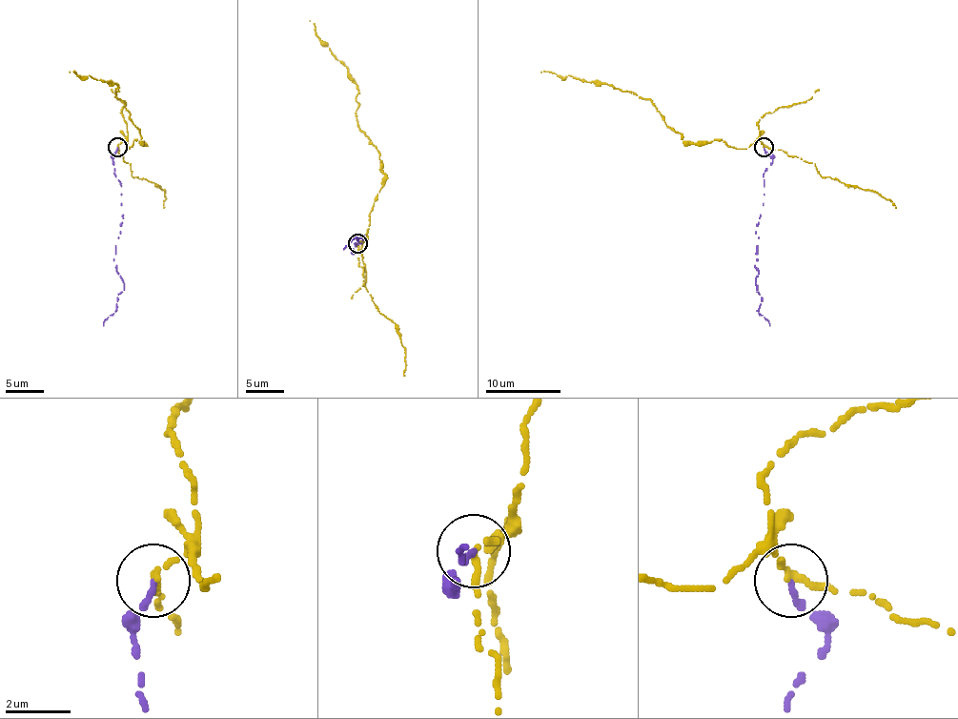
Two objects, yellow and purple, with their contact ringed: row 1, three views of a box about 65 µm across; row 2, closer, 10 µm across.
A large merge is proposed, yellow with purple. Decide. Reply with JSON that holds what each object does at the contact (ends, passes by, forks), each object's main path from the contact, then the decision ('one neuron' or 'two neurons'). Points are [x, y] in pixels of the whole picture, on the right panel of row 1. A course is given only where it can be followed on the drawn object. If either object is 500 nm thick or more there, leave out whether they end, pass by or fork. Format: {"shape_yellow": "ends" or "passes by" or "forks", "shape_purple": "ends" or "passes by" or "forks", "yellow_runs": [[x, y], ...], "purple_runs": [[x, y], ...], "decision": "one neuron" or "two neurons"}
{"shape_yellow": "ends", "shape_purple": "ends", "yellow_runs": [[764, 145], [758, 139], [746, 149], [735, 149], [722, 139], [686, 143], [648, 98], [613, 85], [541, 71]], "purple_runs": [[764, 147], [773, 162], [764, 174], [764, 205], [758, 222], [756, 290], [762, 297], [758, 311], [769, 326]], "decision": "two neurons"}

